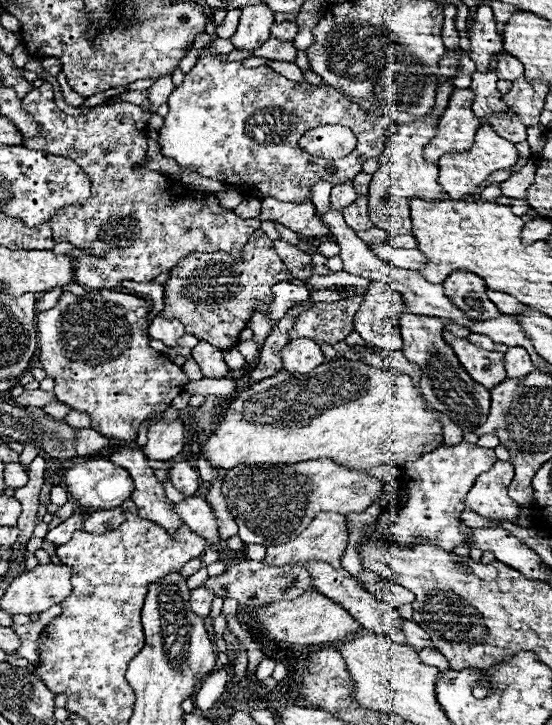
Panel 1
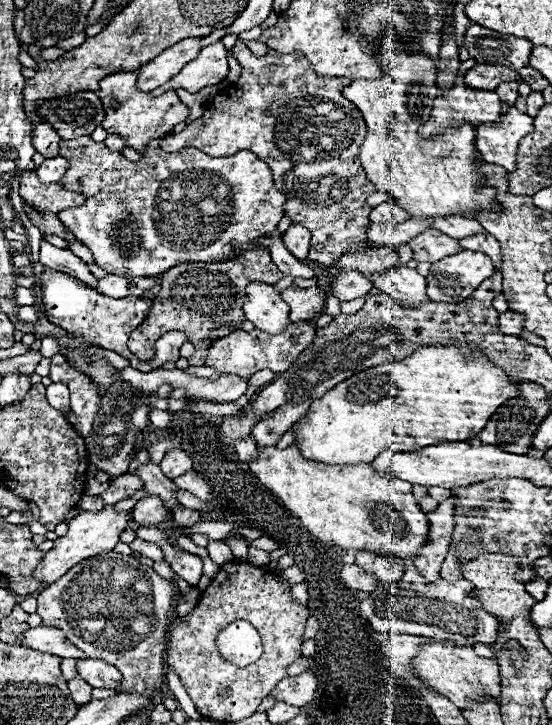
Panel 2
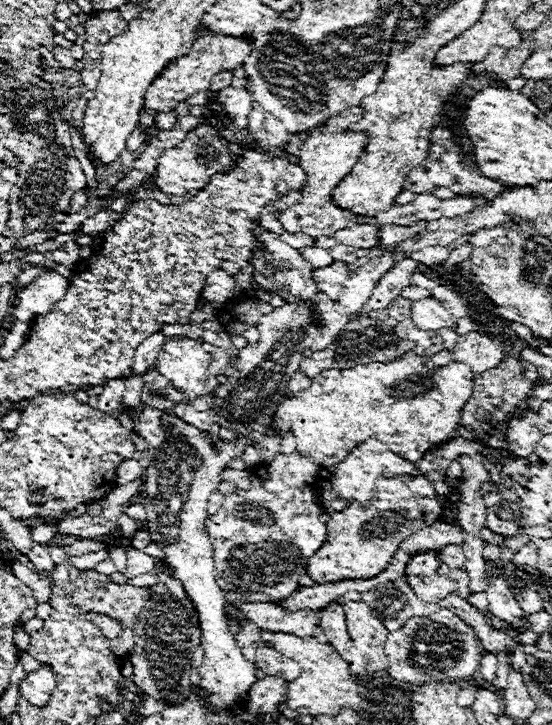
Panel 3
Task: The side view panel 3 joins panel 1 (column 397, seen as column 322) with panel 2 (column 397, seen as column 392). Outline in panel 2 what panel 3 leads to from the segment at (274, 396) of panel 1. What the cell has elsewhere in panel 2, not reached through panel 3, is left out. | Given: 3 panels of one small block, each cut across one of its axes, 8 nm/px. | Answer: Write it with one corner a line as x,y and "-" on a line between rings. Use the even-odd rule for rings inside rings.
450,342
442,346
420,346
408,358
358,372
314,400
304,416
306,422
298,426
296,442
308,460
352,466
374,462
384,450
414,452
446,440
468,440
486,426
486,420
490,420
506,400
518,396
518,384
518,380
510,380
476,344

